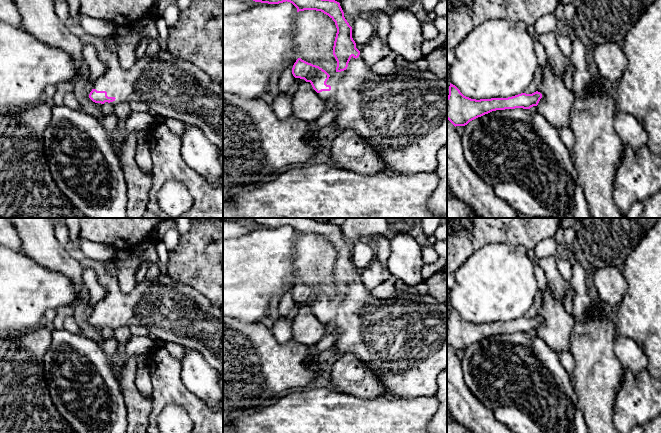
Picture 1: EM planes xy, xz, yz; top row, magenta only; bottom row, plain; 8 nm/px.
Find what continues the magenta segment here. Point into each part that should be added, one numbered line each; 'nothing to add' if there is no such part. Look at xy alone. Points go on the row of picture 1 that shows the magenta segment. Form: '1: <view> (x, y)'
1: xy (181, 90)

